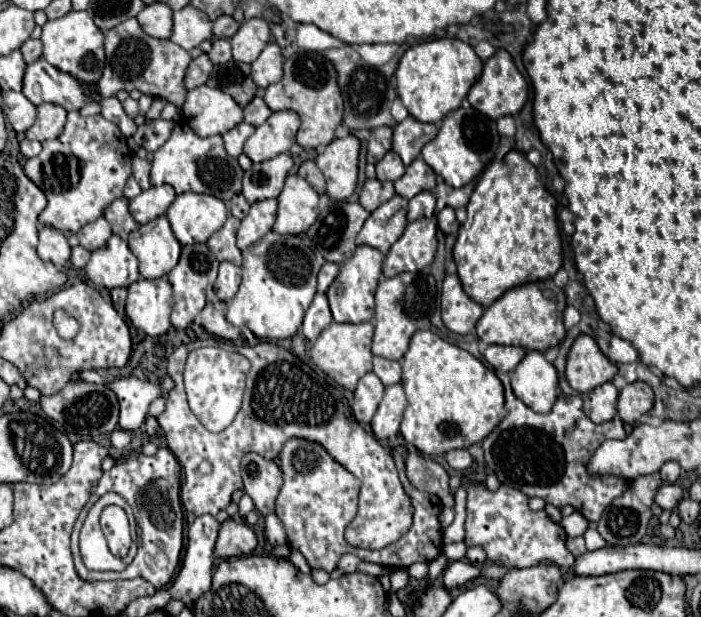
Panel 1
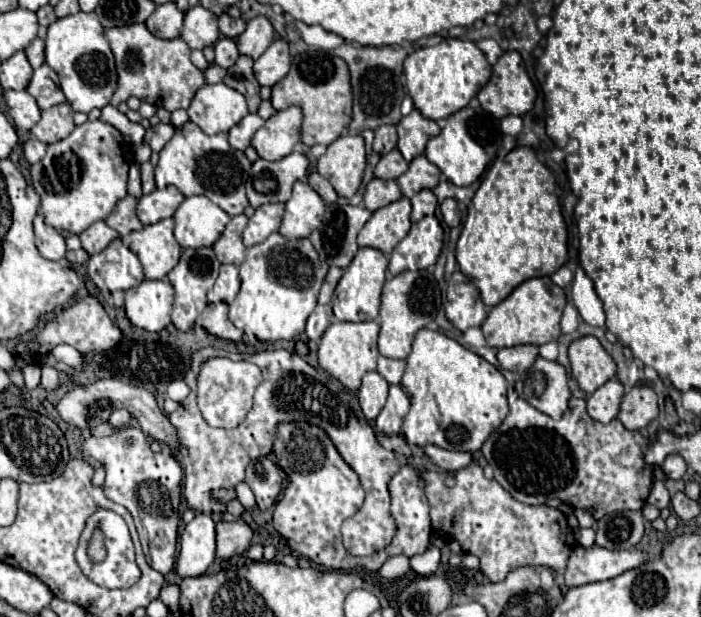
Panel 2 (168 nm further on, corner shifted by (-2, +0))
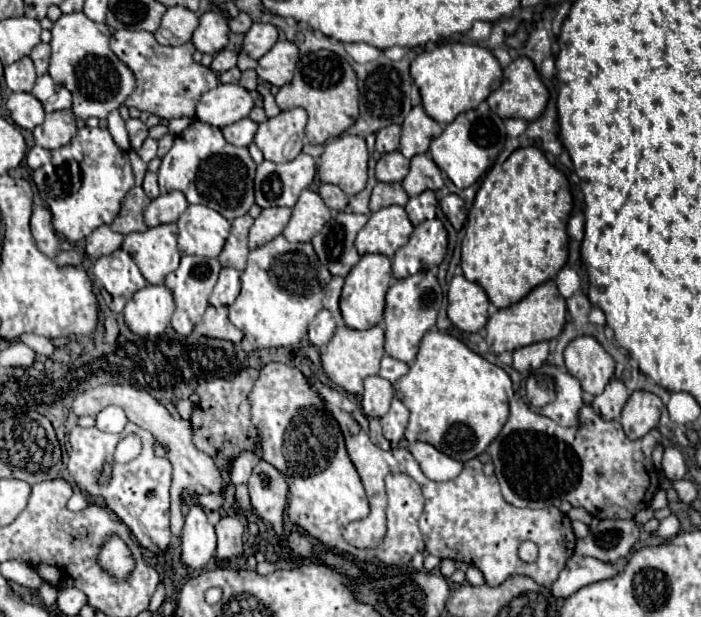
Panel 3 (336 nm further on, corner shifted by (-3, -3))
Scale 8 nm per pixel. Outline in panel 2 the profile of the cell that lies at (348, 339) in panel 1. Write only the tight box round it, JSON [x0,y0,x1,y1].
[318,322,380,390]

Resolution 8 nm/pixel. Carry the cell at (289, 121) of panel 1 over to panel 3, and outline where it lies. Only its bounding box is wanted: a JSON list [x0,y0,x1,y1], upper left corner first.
[255,107,307,163]

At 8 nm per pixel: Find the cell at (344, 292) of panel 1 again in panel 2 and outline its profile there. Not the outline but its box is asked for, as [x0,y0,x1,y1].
[332,248,388,322]

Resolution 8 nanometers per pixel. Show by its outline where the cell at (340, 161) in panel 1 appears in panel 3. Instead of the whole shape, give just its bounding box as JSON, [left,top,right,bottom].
[319,135,367,195]

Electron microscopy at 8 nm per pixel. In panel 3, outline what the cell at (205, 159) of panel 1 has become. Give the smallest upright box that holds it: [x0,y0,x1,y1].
[159,121,257,221]

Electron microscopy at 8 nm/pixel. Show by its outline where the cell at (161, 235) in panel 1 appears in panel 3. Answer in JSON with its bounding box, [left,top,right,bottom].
[123,223,179,283]

